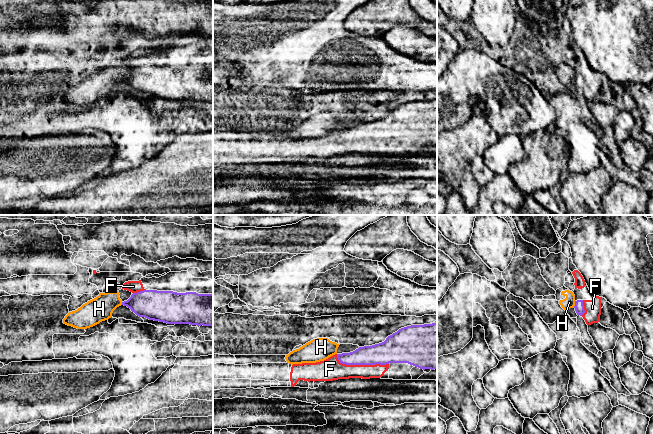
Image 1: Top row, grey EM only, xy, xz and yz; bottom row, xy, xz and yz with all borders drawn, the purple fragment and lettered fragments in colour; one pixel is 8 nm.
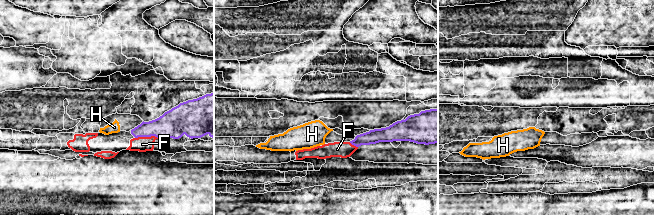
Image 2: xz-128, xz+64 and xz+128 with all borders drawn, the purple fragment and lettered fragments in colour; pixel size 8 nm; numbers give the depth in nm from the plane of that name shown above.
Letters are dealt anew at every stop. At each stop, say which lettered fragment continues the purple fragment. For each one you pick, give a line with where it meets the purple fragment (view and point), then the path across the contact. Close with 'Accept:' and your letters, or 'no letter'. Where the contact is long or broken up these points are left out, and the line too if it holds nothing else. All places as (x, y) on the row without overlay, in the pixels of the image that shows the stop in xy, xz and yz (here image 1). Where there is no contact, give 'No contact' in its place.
F: Touches purple at xz (360, 140)
Accept: F

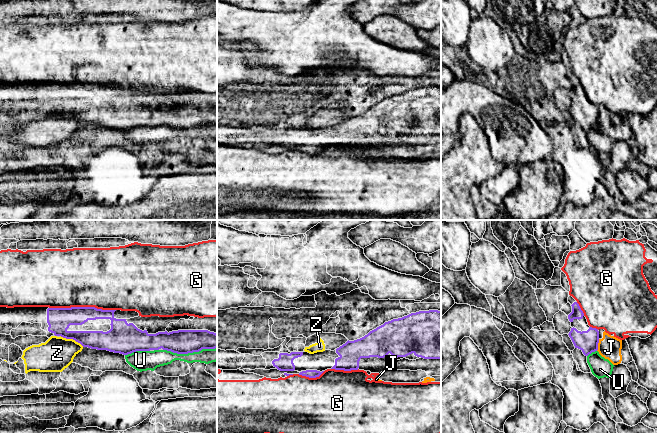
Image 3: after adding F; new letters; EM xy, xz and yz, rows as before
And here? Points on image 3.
Accept: no letter

